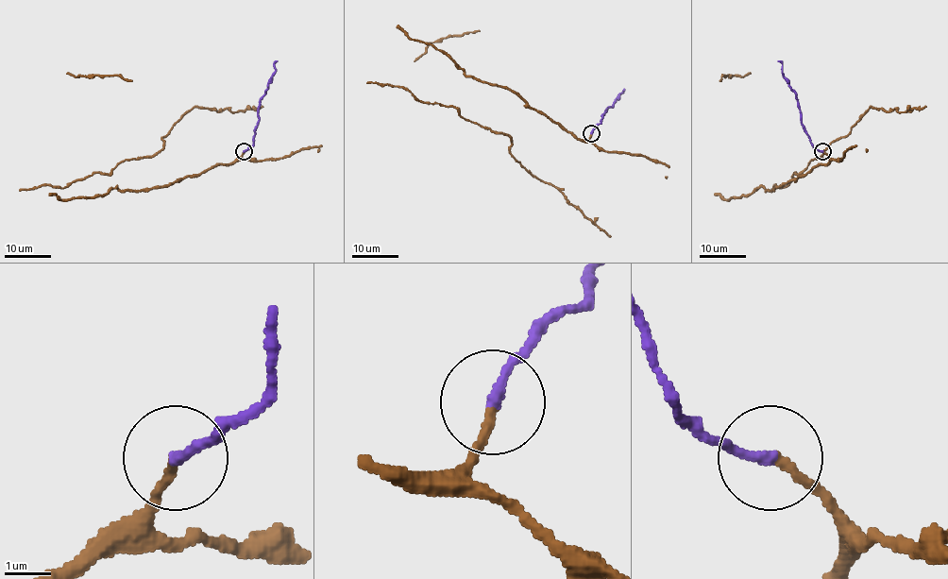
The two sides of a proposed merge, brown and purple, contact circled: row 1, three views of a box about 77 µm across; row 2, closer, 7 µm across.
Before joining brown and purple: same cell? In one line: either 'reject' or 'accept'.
accept

